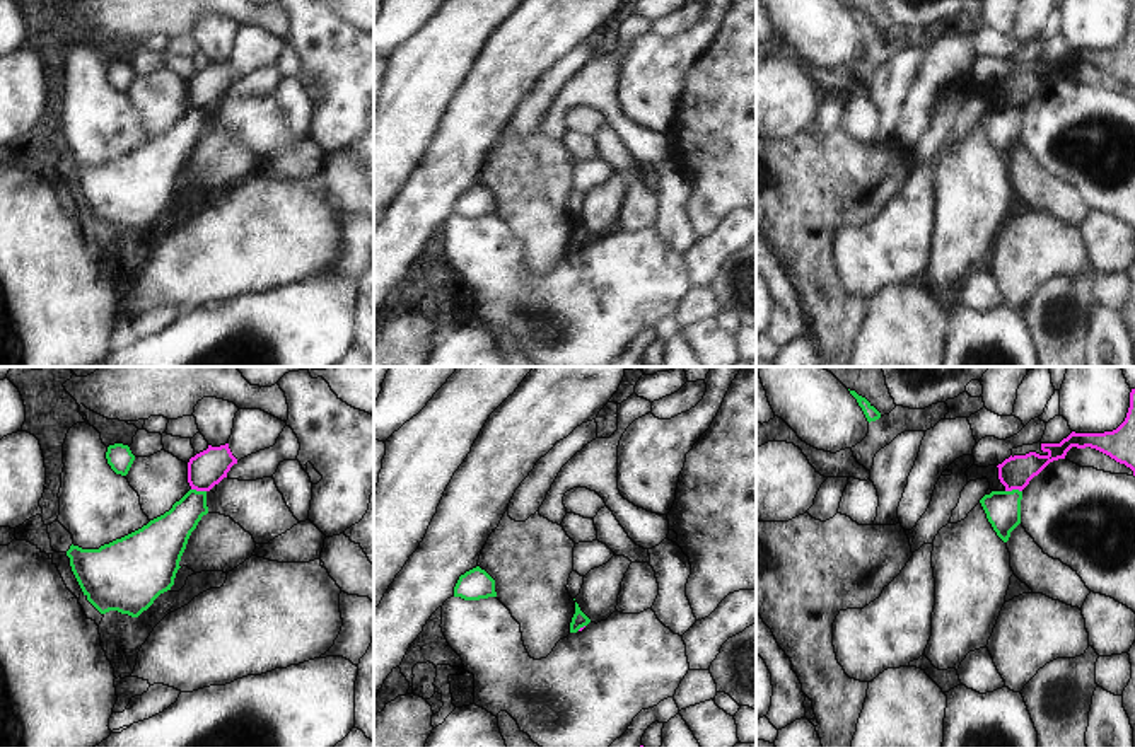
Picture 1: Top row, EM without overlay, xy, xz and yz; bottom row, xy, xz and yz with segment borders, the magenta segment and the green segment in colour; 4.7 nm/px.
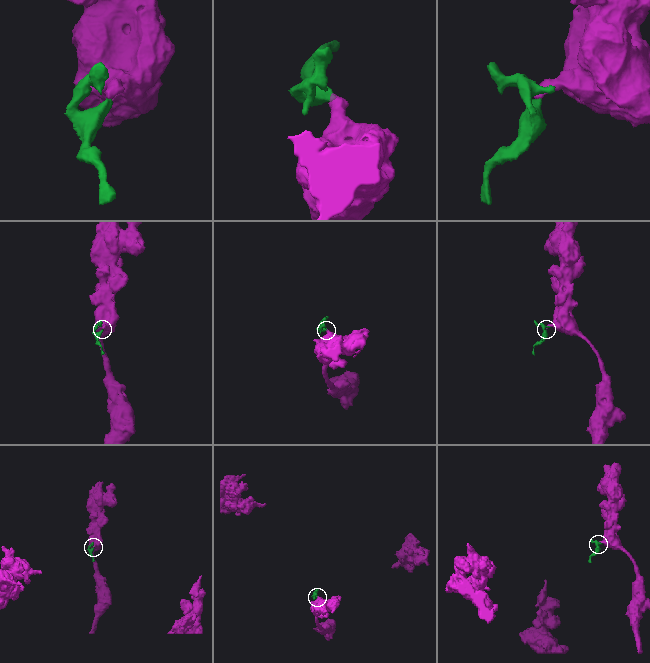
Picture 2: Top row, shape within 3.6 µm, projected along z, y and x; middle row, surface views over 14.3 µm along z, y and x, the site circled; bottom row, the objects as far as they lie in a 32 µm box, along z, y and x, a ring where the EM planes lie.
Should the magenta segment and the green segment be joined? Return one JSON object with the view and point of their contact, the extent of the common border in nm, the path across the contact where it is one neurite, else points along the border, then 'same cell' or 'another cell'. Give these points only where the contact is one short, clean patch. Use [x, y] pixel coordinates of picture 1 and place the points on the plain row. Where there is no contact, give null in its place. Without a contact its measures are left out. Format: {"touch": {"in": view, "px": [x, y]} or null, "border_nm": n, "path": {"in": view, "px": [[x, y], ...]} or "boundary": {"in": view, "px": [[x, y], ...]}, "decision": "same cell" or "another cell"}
{"touch": {"in": "yz", "px": [1012, 106]}, "border_nm": 80, "decision": "another cell"}

